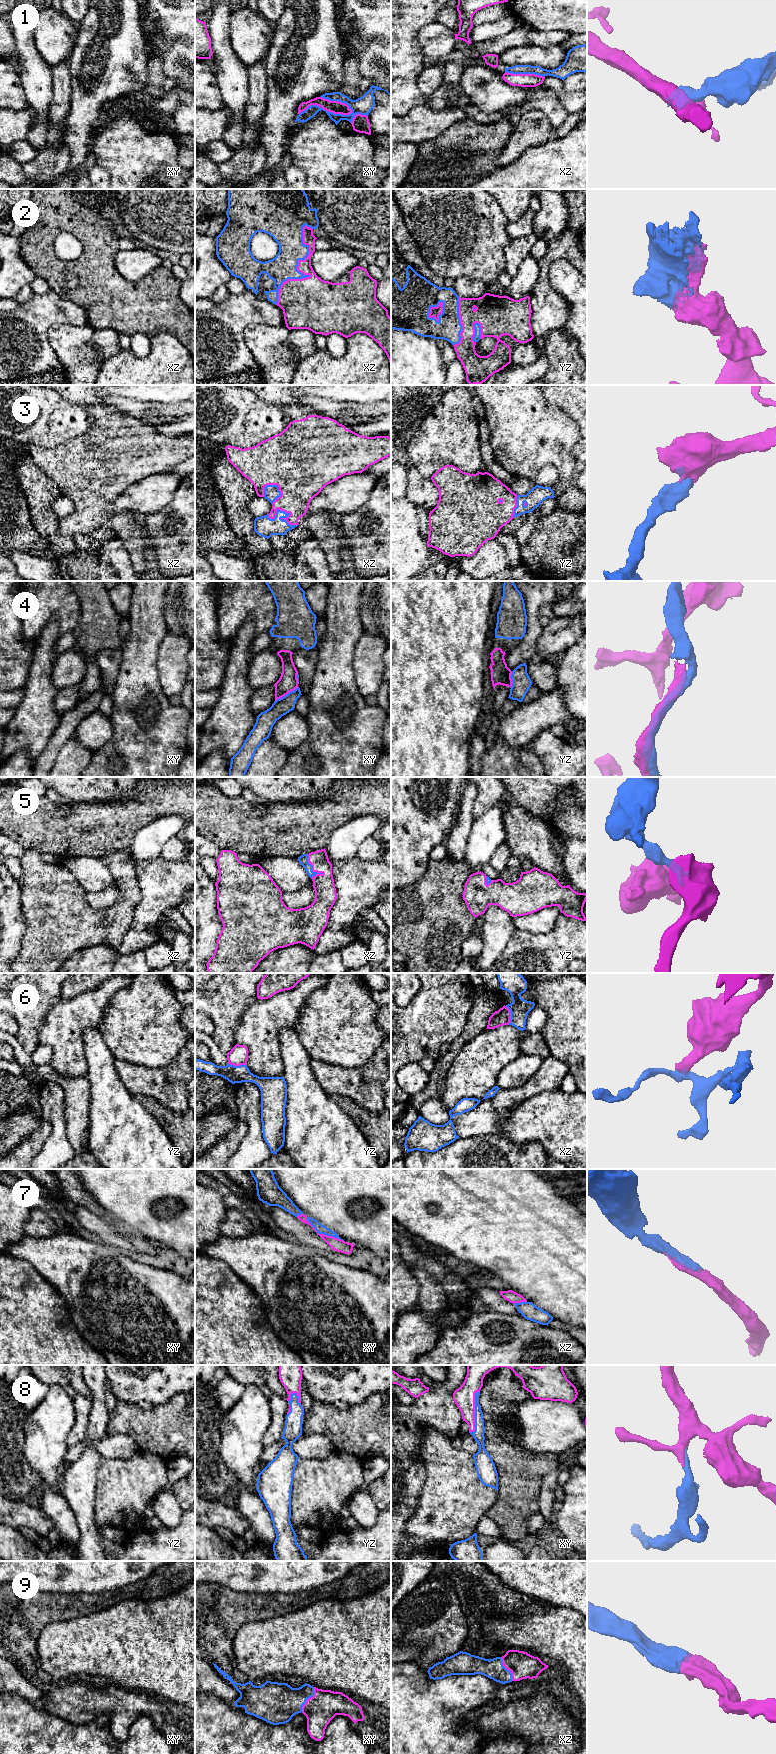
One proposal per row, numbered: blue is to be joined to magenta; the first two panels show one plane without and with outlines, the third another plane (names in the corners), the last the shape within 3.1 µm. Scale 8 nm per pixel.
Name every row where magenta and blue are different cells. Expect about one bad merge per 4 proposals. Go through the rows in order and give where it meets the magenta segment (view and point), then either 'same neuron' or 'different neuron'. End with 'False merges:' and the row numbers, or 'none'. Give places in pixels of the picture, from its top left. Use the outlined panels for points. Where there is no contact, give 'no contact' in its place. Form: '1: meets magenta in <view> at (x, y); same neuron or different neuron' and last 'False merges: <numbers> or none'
1: meets magenta in xy at (326, 110); different neuron
2: meets magenta in xz at (299, 271); same neuron
3: meets magenta in xz at (284, 511); same neuron
4: meets magenta in xy at (286, 694); same neuron
5: meets magenta in xz at (312, 867); same neuron
6: meets magenta in yz at (237, 1065); different neuron
7: meets magenta in xy at (323, 1234); same neuron
8: meets magenta in xy at (474, 1412); same neuron
9: meets magenta in xy at (309, 1698); same neuron
False merges: 1, 6

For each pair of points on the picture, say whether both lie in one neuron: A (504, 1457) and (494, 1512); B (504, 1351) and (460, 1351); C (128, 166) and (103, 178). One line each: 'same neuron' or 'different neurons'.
A: same neuron
B: same neuron
C: different neurons

